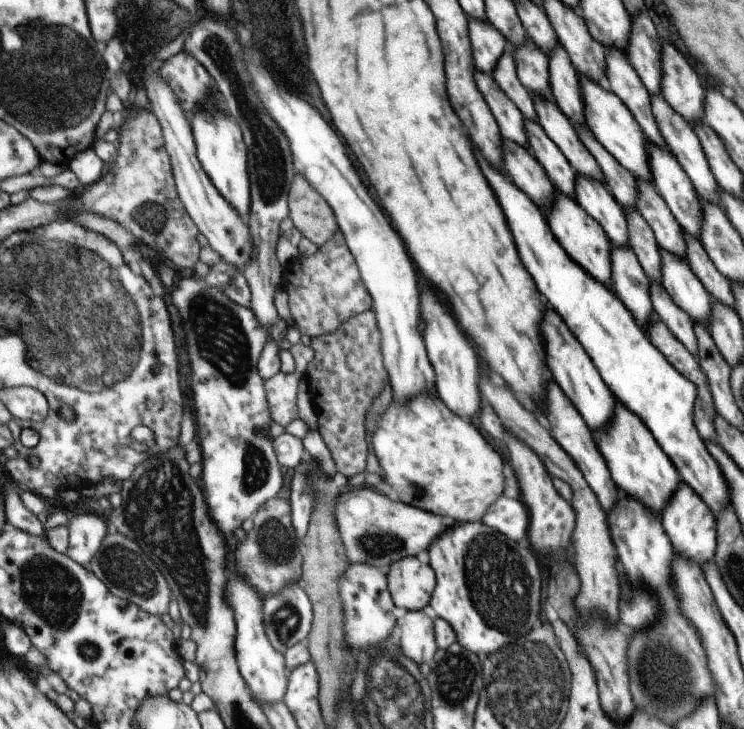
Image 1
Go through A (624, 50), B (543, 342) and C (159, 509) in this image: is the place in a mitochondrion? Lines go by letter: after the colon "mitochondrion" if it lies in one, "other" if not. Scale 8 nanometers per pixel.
A: other
B: other
C: mitochondrion

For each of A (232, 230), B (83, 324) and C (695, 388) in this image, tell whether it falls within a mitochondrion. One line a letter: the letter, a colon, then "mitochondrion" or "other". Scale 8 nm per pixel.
A: other
B: mitochondrion
C: other

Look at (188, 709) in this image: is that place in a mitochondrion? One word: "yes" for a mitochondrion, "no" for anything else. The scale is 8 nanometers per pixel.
no

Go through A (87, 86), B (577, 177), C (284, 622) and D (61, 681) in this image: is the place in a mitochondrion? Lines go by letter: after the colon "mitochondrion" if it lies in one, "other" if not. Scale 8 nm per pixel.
A: mitochondrion
B: other
C: mitochondrion
D: other

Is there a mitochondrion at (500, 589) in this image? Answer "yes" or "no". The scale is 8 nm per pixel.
yes

